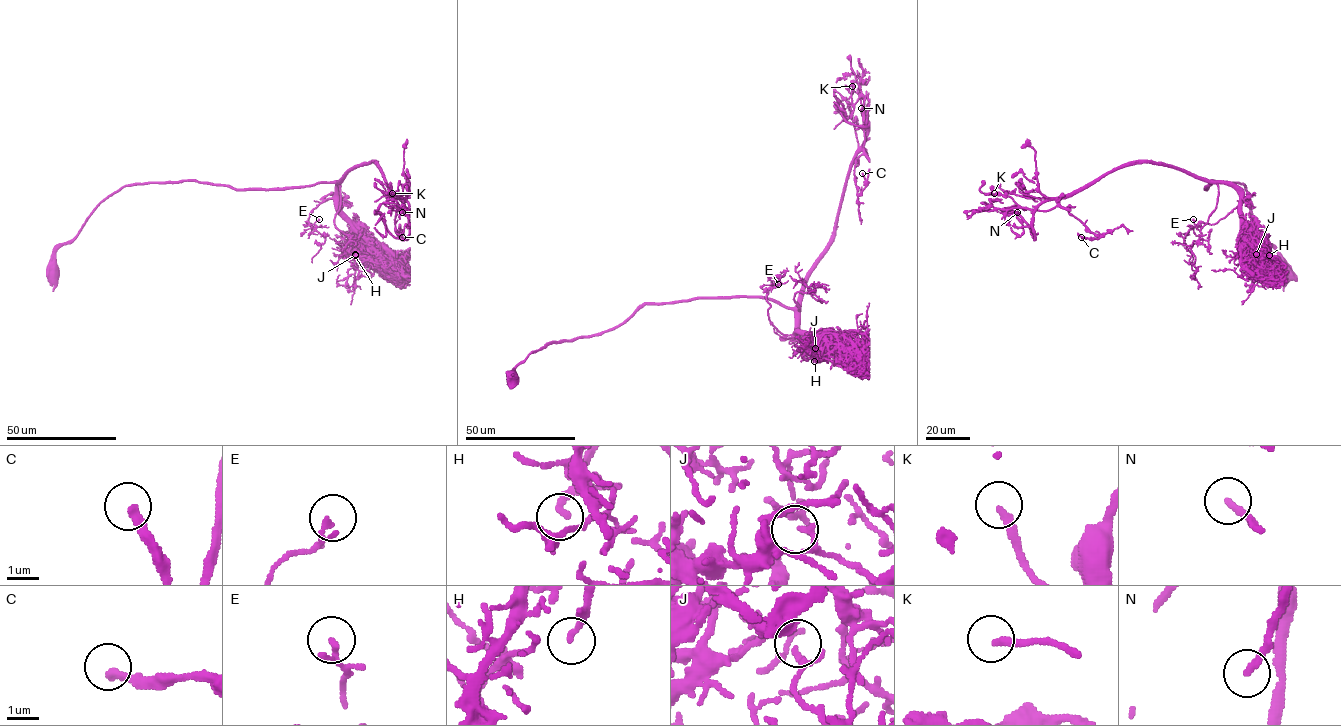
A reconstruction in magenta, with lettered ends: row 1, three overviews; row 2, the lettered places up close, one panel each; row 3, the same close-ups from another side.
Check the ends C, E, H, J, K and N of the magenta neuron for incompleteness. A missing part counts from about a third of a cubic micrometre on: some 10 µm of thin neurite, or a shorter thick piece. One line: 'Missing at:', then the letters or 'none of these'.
Missing at: K

